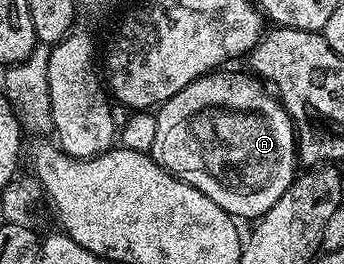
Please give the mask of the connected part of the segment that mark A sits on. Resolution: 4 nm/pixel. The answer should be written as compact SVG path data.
M247 71L223 72L206 73L158 106L155 113L157 135L150 156L159 165L175 161L173 176L207 195L233 218L259 219L277 203L297 176L295 125L278 97L260 78Z

